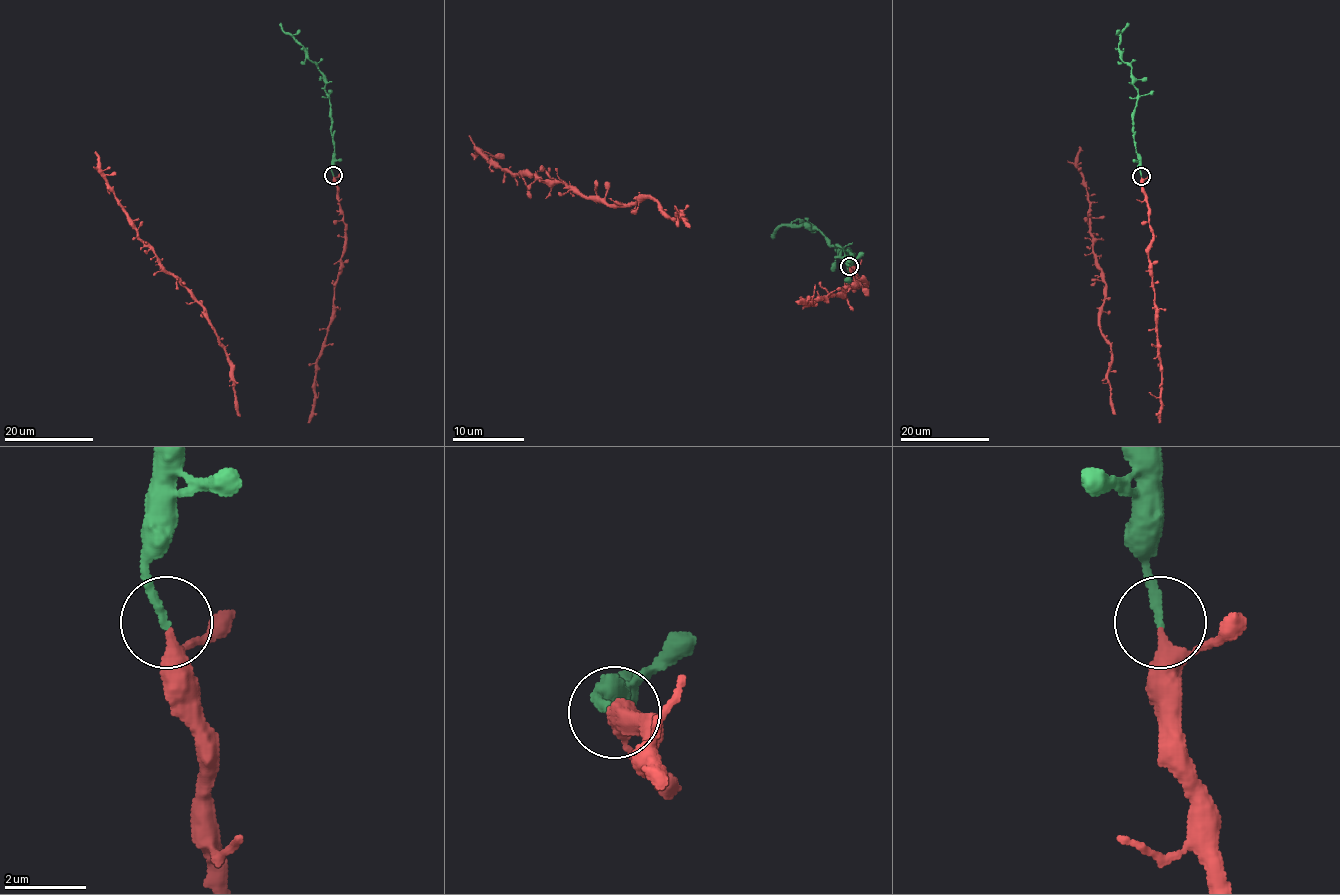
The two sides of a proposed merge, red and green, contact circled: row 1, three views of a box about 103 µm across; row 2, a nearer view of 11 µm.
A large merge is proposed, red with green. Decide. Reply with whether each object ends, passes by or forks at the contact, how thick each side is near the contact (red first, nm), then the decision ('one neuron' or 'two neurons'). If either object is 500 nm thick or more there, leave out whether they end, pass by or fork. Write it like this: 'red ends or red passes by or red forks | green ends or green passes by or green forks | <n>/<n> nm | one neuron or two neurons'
red passes by | green ends | 280/200 nm | one neuron

